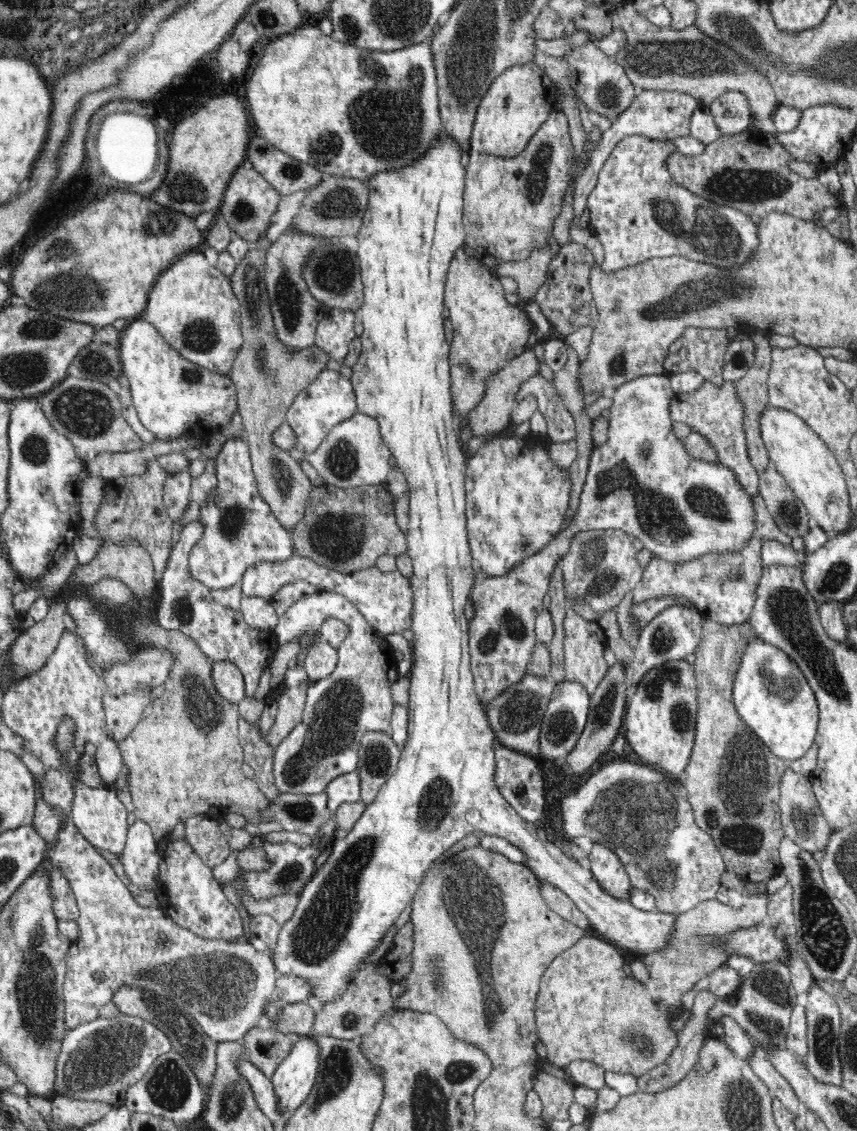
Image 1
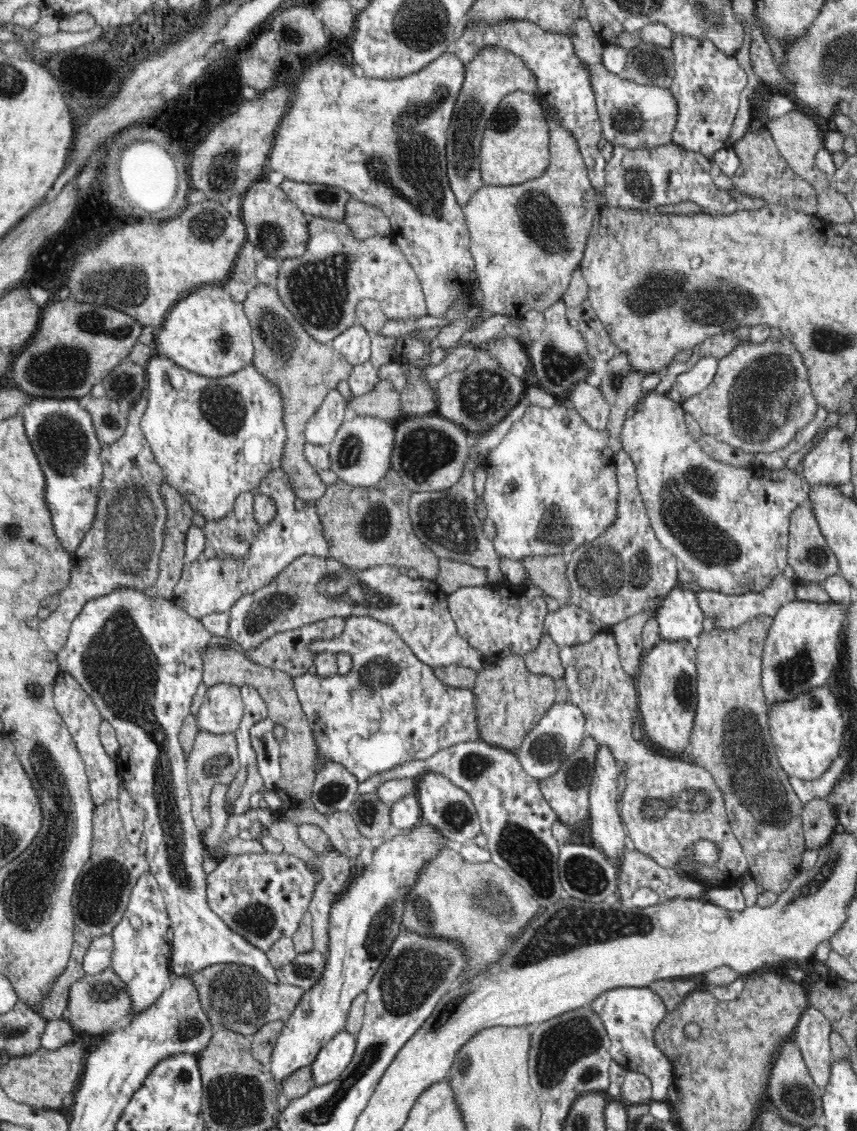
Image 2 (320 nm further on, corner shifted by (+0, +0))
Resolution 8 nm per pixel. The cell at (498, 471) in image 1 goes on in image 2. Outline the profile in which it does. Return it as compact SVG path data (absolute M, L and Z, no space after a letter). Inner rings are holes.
M535 404L527 407L524 416L512 424L500 444L494 446L483 460L487 480L482 500L496 527L493 545L499 556L520 562L530 555L562 554L567 557L576 548L609 530L617 518L620 492L610 438L607 429L594 429L576 409L558 404L552 408ZM562 418L568 418L567 427L562 425Z

